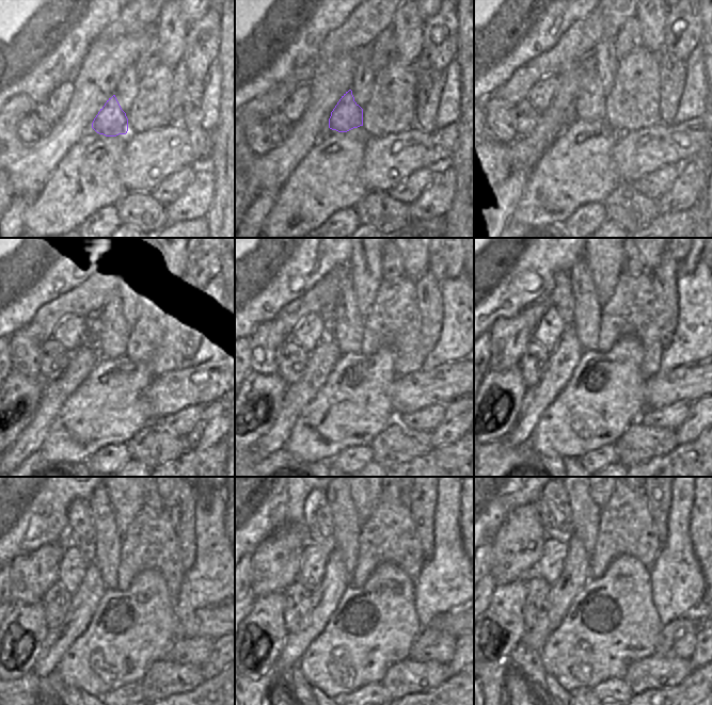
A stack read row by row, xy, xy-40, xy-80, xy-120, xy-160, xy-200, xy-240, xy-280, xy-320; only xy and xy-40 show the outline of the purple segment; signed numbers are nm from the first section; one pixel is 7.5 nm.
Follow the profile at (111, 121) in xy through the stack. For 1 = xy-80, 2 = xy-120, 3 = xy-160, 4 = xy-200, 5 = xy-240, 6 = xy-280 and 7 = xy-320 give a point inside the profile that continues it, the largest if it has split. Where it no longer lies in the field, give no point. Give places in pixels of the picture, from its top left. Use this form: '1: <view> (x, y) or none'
1: xy-80 (589, 102)
2: xy-120 (109, 332)
3: xy-160 (347, 329)
4: xy-200 (587, 311)
5: xy-240 (108, 537)
6: xy-280 (346, 519)
7: xy-320 (585, 512)

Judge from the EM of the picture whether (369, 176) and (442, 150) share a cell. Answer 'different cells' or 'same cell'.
same cell

